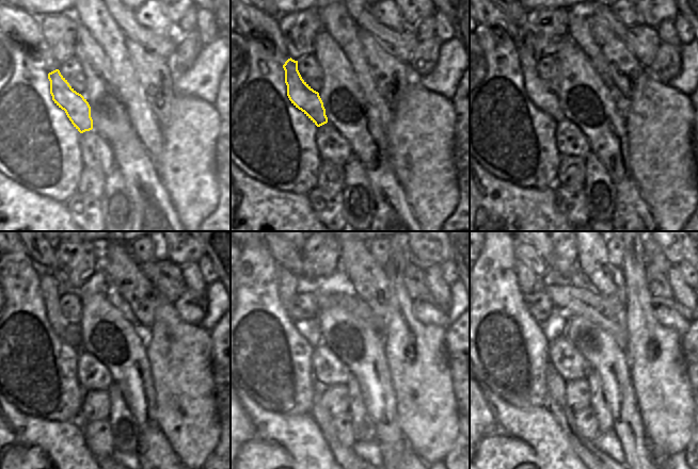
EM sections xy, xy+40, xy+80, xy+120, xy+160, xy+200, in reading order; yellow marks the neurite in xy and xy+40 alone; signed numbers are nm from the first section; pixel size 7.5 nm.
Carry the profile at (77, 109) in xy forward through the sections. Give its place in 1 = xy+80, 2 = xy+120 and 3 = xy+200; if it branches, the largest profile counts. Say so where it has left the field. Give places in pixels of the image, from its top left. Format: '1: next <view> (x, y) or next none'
1: next xy+80 (546, 99)
2: next xy+120 (70, 334)
3: next xy+200 (528, 267)

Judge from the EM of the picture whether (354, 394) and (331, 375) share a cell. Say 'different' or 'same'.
different

